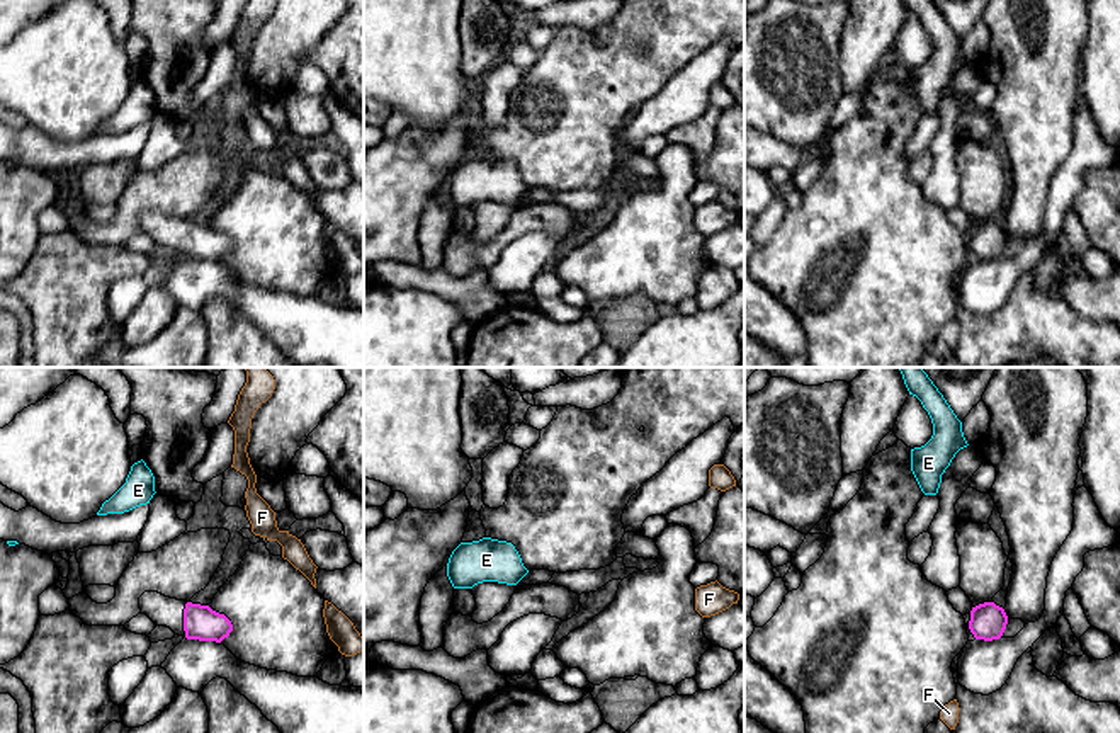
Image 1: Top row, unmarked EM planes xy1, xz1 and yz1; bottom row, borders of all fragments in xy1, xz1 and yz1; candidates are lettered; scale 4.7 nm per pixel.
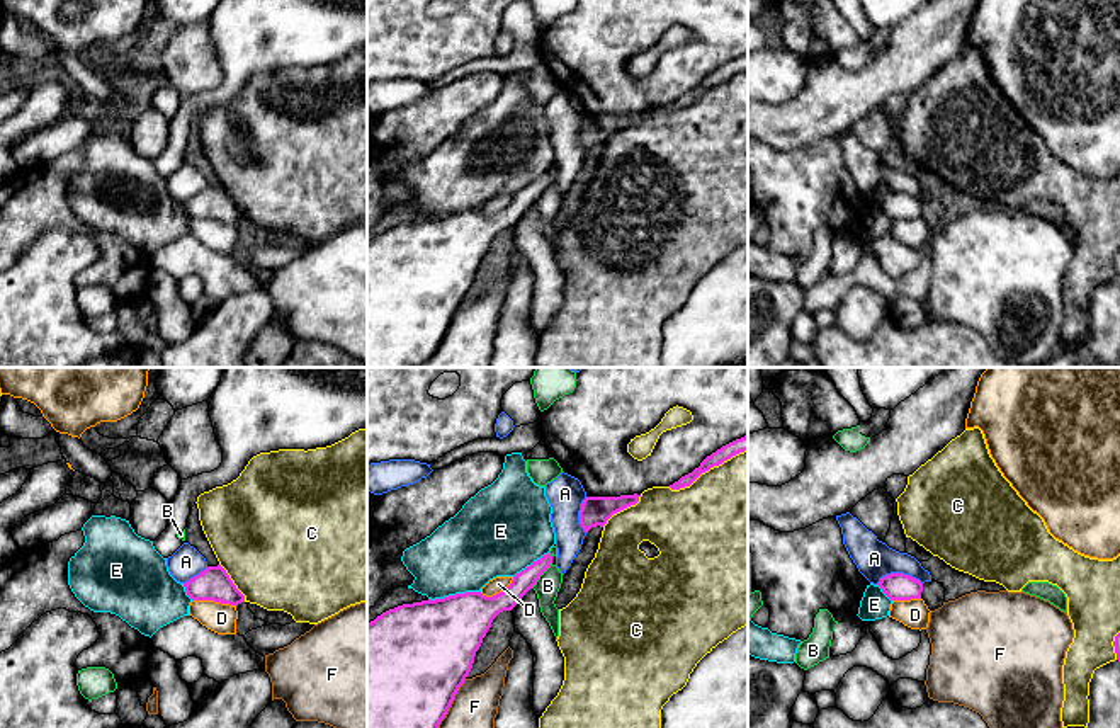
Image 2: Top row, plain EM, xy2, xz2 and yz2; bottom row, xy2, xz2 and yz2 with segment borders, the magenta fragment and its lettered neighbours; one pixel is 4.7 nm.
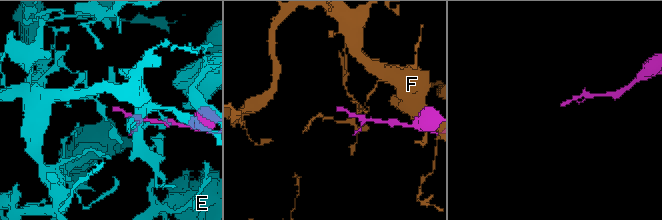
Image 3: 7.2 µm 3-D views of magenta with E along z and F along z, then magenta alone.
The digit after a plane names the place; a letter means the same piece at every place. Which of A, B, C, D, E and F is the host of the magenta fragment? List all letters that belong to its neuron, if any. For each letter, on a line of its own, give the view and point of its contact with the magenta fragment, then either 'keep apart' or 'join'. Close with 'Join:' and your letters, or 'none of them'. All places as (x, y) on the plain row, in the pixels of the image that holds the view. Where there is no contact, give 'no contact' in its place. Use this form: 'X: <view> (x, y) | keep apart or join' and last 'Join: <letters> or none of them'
A: yz2 (899, 193) | keep apart
B: xz2 (541, 193) | keep apart
C: xz2 (707, 89) | keep apart
D: xy2 (214, 220) | keep apart
E: xz2 (456, 213) | keep apart
F: xz2 (444, 335) | keep apart
Join: none of them

